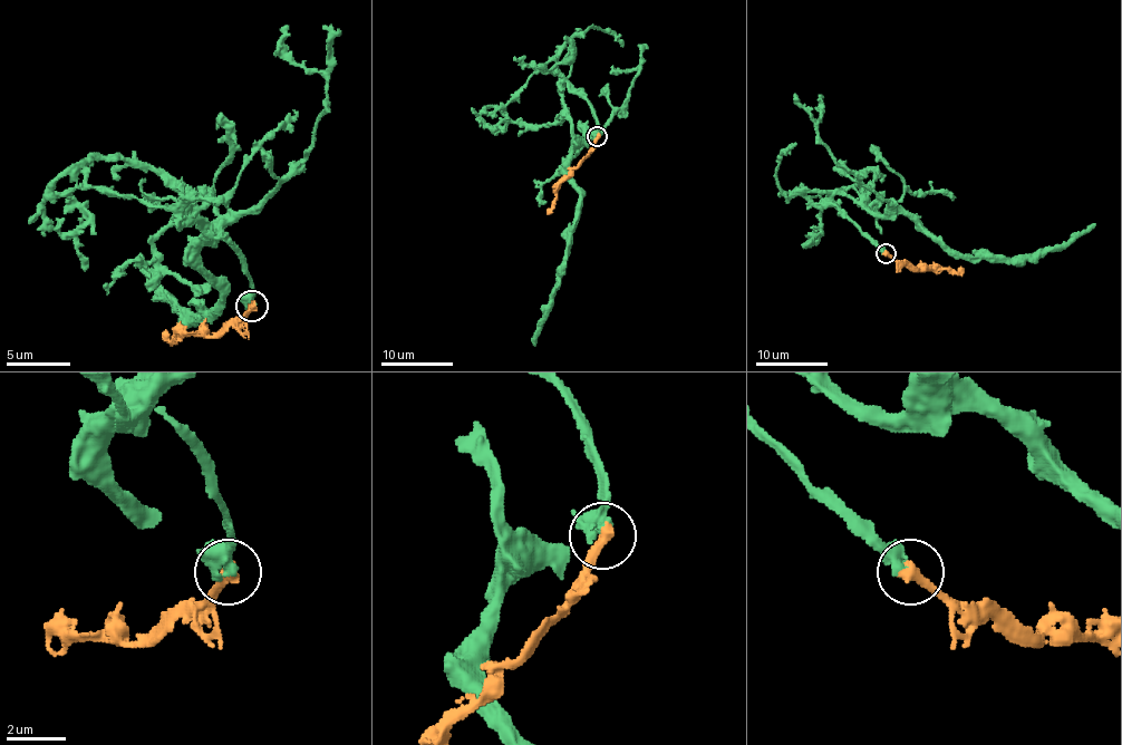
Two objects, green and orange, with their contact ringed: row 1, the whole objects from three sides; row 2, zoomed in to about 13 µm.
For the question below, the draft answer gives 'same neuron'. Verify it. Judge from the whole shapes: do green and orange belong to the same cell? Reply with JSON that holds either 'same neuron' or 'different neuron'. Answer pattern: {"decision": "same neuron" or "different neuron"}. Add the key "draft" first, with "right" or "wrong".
{"draft": "right", "decision": "same neuron"}

